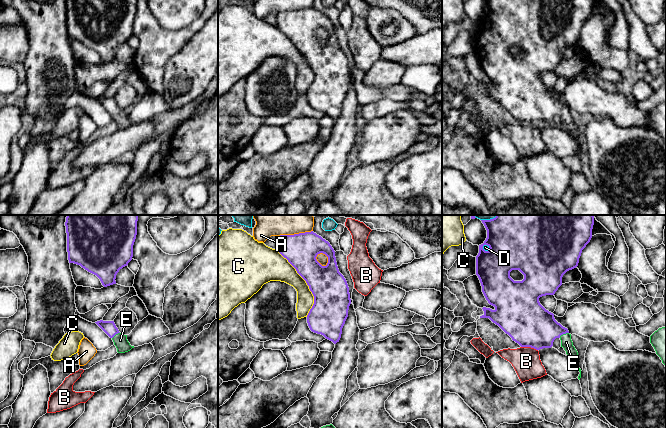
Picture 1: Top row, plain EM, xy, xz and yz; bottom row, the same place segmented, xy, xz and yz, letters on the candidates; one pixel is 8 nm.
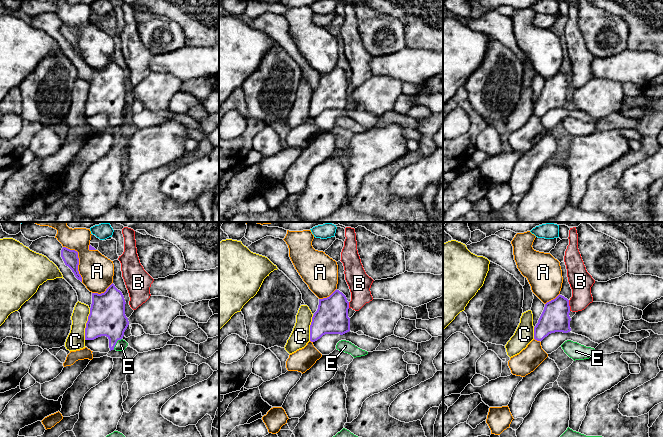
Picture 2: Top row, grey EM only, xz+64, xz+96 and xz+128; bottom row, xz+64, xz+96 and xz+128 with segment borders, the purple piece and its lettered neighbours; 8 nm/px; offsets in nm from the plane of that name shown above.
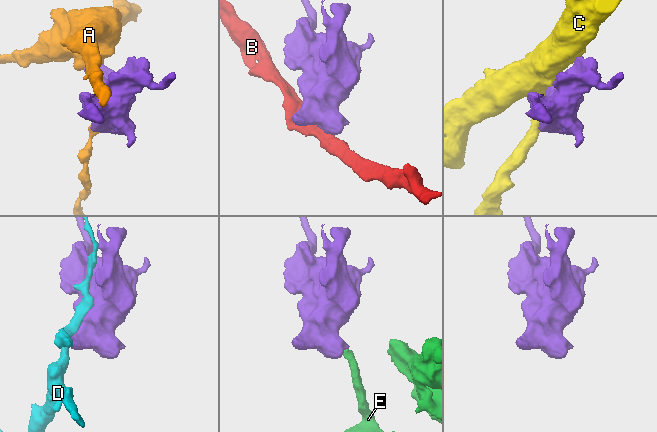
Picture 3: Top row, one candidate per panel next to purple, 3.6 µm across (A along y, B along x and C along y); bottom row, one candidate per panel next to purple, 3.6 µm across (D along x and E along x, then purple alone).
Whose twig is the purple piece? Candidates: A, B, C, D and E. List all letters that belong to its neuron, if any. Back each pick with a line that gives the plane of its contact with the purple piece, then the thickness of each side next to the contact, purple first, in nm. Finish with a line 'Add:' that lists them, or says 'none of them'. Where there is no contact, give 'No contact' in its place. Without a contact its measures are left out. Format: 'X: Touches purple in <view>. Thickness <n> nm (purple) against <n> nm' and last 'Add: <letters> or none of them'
E: Touches purple in yz. Thickness 340 nm (purple) against 90 nm
Add: E

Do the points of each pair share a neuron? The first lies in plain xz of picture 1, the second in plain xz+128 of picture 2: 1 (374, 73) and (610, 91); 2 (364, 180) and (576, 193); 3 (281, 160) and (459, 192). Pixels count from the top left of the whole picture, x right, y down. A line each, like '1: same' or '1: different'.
1: same
2: different
3: same

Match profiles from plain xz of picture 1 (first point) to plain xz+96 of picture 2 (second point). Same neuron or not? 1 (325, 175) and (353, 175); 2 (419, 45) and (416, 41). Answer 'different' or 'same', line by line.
1: different
2: different

